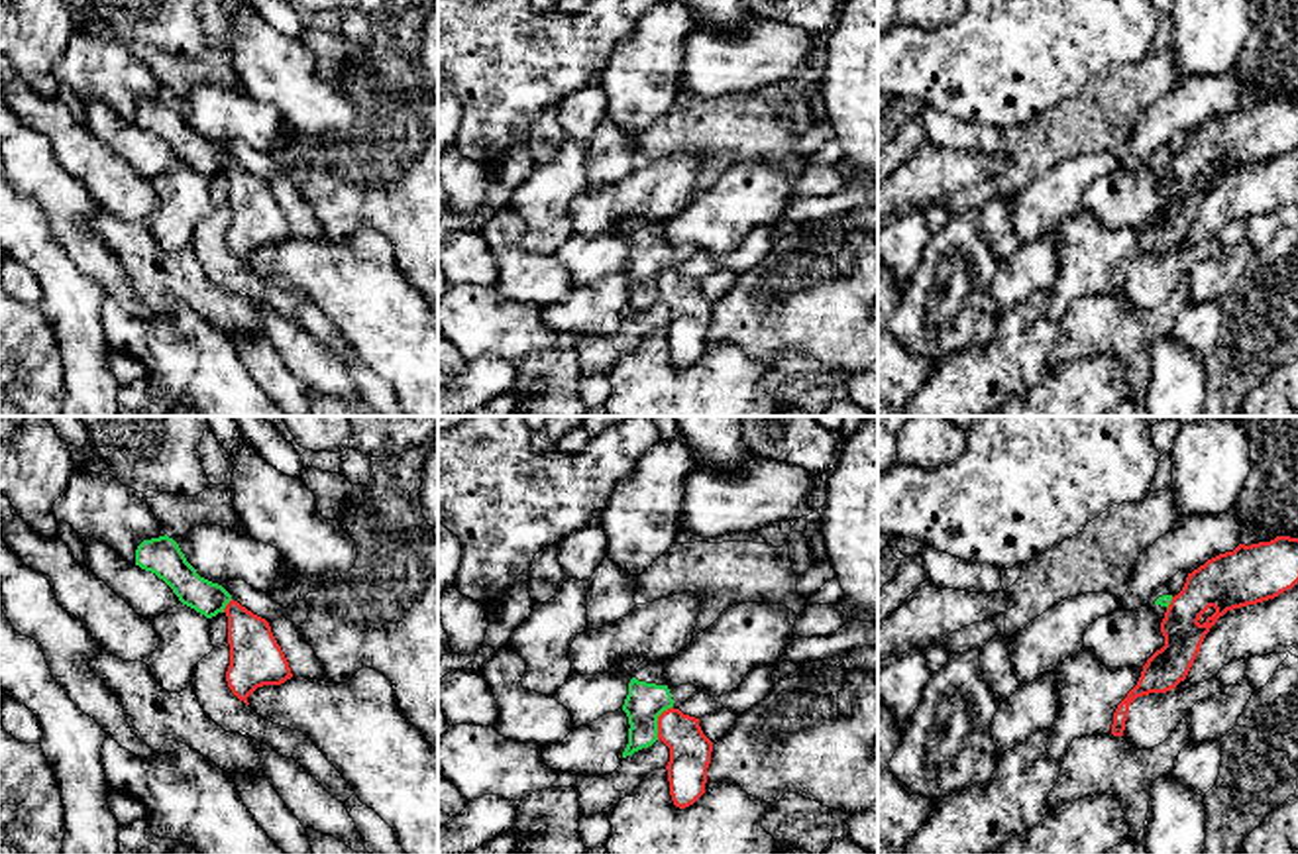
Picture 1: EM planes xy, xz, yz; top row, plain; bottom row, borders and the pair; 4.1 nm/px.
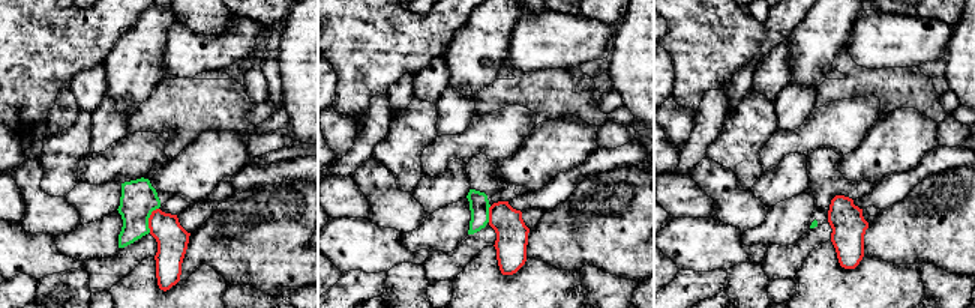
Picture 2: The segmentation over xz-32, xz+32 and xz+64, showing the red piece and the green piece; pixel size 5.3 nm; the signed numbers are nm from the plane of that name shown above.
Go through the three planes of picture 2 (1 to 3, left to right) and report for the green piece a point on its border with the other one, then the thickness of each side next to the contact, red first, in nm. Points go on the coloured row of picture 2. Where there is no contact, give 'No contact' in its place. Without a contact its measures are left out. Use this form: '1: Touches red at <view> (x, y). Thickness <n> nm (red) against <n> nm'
1: Touches red at xz-32 (149, 220). Thickness 170 nm (red) against 190 nm
2: Touches red at xz+32 (489, 214). Thickness 180 nm (red) against 110 nm
3: No contact

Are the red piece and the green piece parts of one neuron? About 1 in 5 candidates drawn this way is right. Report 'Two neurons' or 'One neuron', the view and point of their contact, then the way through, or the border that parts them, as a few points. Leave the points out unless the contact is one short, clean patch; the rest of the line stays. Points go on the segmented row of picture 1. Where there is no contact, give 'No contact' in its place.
Two neurons. Touches red at xz (658, 721). Boundary: xz (672, 705), (658, 717), (656, 739)

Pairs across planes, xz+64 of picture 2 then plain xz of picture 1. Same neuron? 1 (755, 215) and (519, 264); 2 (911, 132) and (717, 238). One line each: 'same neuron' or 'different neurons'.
1: same neuron
2: same neuron

